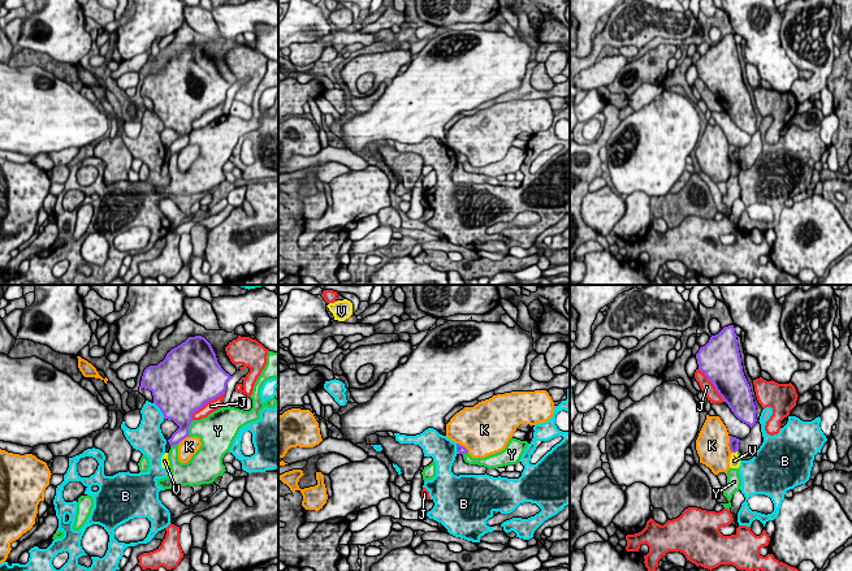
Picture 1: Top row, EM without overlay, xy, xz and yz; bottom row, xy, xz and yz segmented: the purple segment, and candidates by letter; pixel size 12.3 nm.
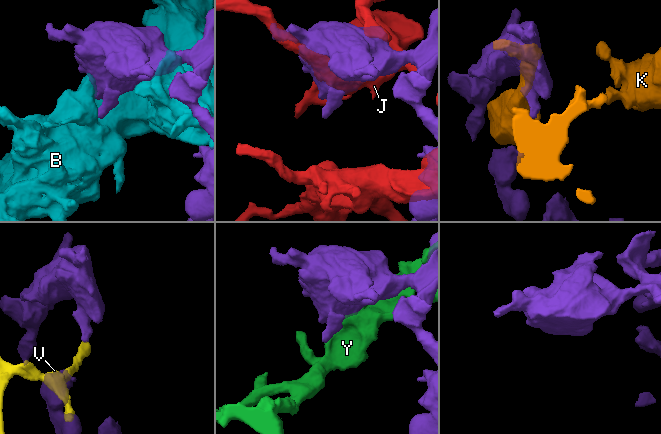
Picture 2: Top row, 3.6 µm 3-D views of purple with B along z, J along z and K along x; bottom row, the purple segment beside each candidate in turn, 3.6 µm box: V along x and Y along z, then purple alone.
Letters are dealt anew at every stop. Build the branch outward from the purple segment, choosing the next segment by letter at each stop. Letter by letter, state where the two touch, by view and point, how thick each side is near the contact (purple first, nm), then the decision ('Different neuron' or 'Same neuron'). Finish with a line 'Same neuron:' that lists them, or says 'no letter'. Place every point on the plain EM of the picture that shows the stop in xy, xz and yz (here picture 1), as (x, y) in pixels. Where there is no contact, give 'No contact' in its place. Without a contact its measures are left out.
B: Touches purple at xy (160, 119). Thickness 500 nm (purple) against 260 nm. Different neuron
J: Touches purple at xy (206, 111). Thickness 500 nm (purple) against 140 nm. Different neuron
K: Touches purple at yz (729, 152). Thickness 130 nm (purple) against 400 nm. Different neuron
V: Touches purple at yz (734, 160). Thickness 130 nm (purple) against 130 nm. Different neuron
Y: Touches purple at xy (187, 137). Thickness 320 nm (purple) against 300 nm. Different neuron
Same neuron: no letter

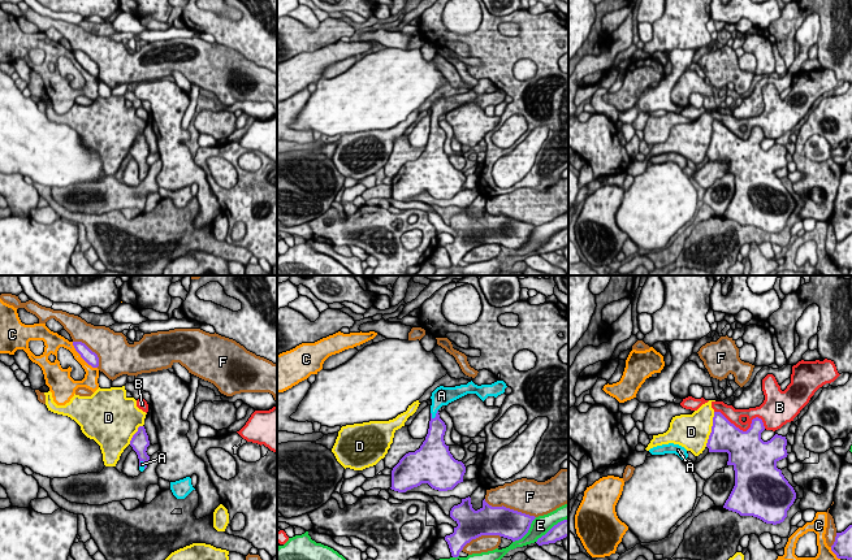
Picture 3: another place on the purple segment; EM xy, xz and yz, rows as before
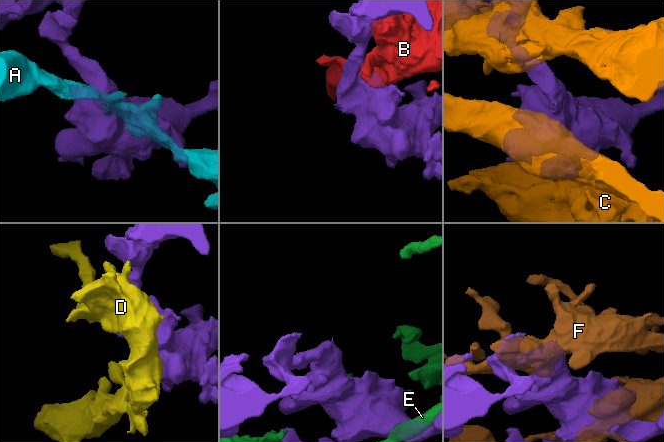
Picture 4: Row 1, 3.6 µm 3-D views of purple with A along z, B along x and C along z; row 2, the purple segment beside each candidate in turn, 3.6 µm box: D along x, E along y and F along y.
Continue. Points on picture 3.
A: Touches purple at xz (436, 124). Thickness 220 nm (purple) against 220 nm. Same neuron
B: Touches purple at yz (744, 140). Thickness 480 nm (purple) against 180 nm. Different neuron
C: Touches purple at xy (82, 66). Thickness 160 nm (purple) against 160 nm. Different neuron
D: Touches purple at yz (712, 138). Thickness 380 nm (purple) against 420 nm. Different neuron
E: Touches purple at xz (527, 241). Thickness 360 nm (purple) against 220 nm. Different neuron
F: Touches purple at xz (509, 217). Thickness 360 nm (purple) against 420 nm. Different neuron
Same neuron: A

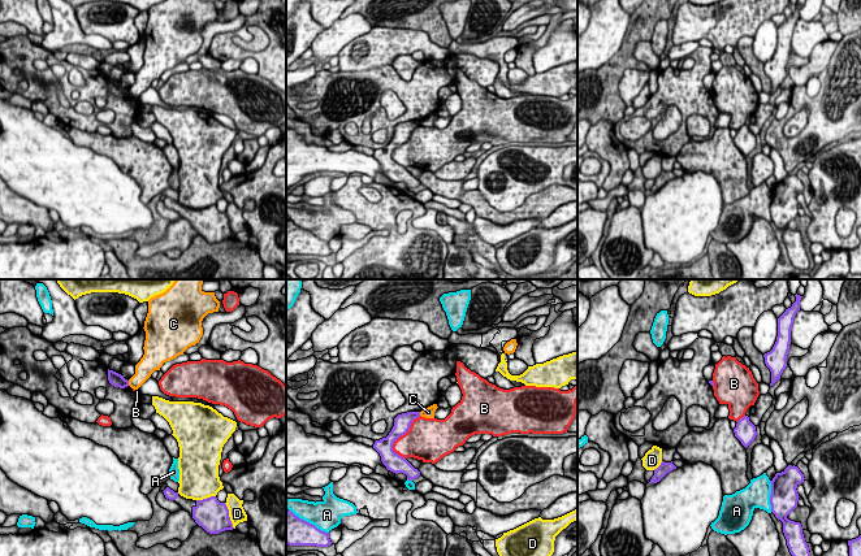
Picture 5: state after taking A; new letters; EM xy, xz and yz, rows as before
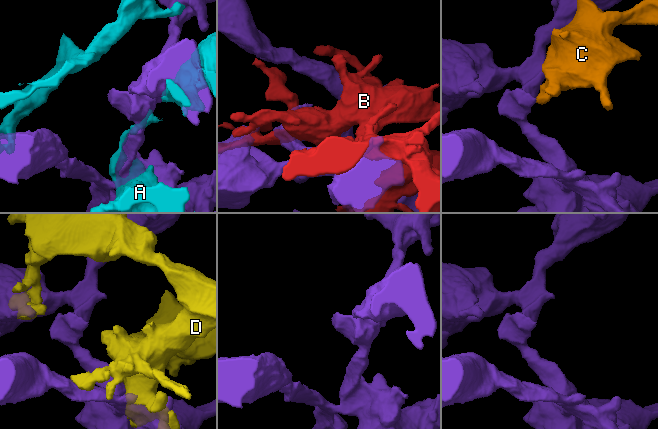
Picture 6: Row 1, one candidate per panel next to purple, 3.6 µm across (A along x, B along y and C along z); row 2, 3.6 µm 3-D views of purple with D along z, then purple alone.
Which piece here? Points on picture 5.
A: Touches purple at xz (308, 231). Thickness 360 nm (purple) against 360 nm. Different neuron
B: Touches purple at xz (398, 146). Thickness 220 nm (purple) against 380 nm. Different neuron
C: Touches purple at xy (128, 92). Thickness 170 nm (purple) against 220 nm. Different neuron
D: Touches purple at xy (228, 225). Thickness 380 nm (purple) against 200 nm. Different neuron
Same neuron: no letter

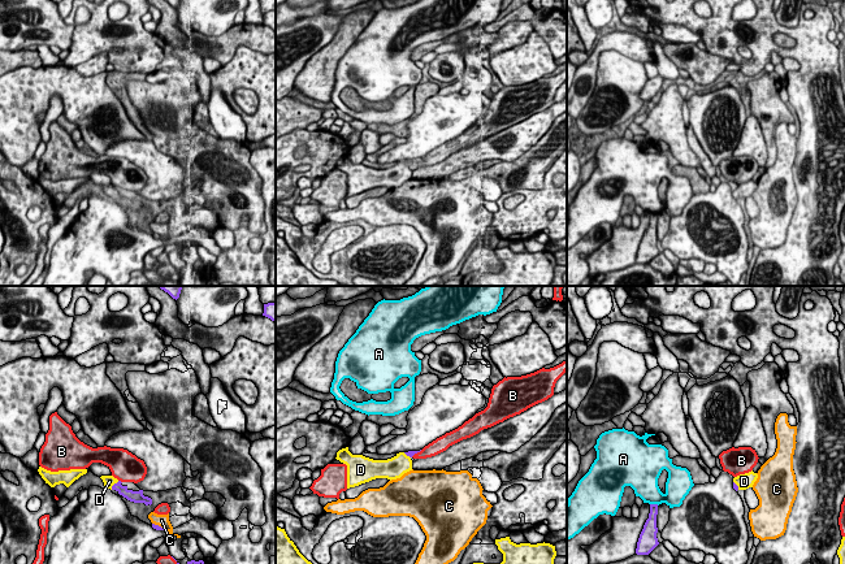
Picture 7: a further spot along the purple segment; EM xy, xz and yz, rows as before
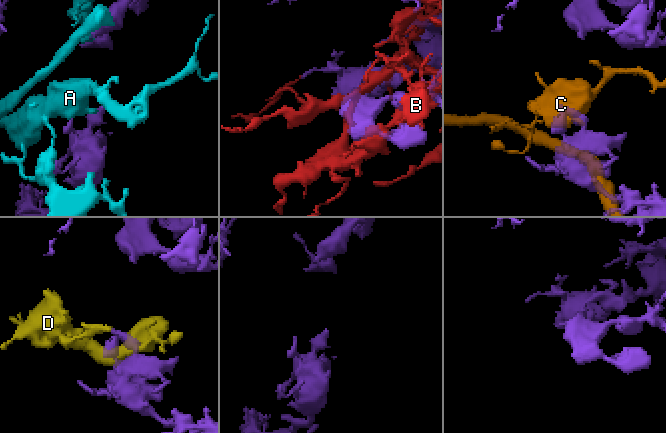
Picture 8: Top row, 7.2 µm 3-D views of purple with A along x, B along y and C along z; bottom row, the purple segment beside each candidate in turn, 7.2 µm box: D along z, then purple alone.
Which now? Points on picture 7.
A: Touches purple at yz (654, 213). Thickness 140 nm (purple) against 300 nm. Different neuron
B: Touches purple at xy (177, 273). Thickness 200 nm (purple) against 180 nm. Different neuron
C: Touches purple at xy (157, 234). Thickness 60 nm (purple) against 160 nm. Different neuron
D: Touches purple at xy (113, 194). Thickness 130 nm (purple) against 140 nm. Same neuron
Same neuron: D

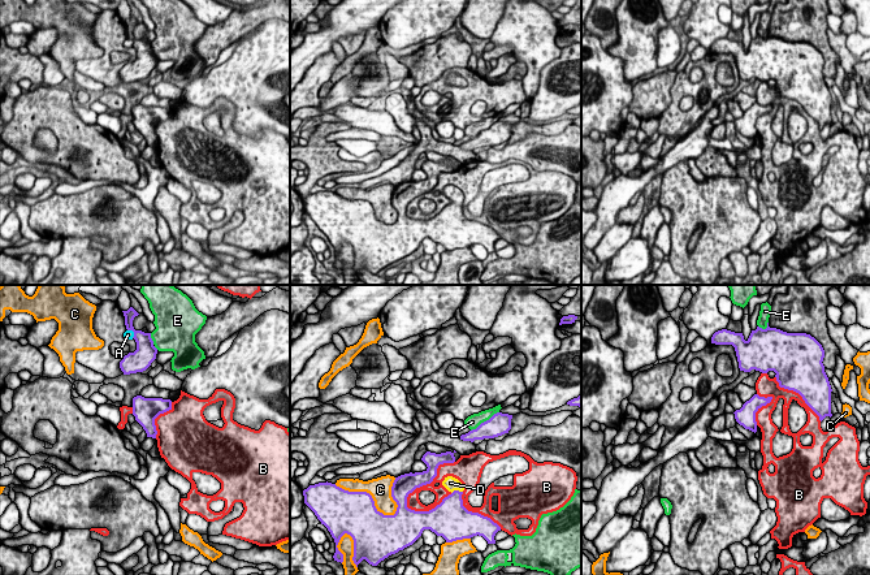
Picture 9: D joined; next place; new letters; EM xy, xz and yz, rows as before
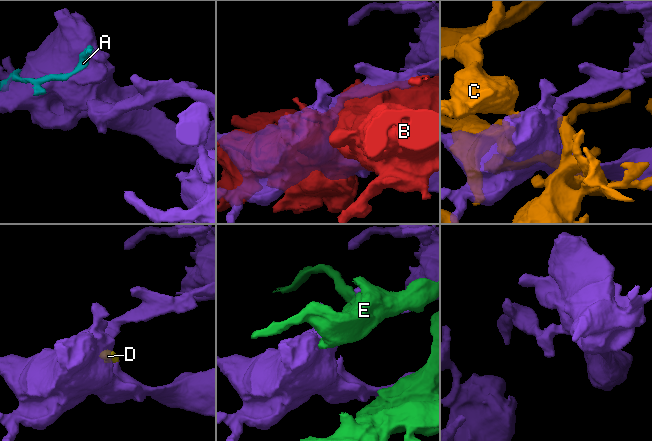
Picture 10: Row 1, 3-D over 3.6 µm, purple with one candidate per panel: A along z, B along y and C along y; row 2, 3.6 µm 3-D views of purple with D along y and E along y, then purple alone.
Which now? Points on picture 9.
A: Touches purple at xy (133, 39). Thickness 220 nm (purple) against 120 nm. Different neuron
B: Touches purple at xz (429, 191). Thickness 220 nm (purple) against 170 nm. Different neuron
C: Touches purple at xz (369, 203). Thickness 460 nm (purple) against 280 nm. Different neuron
D: Touches purple at xz (457, 199). Thickness 320 nm (purple) against 170 nm. Same neuron
E: Touches purple at xz (484, 130). Thickness 280 nm (purple) against 170 nm. Different neuron
Same neuron: D

